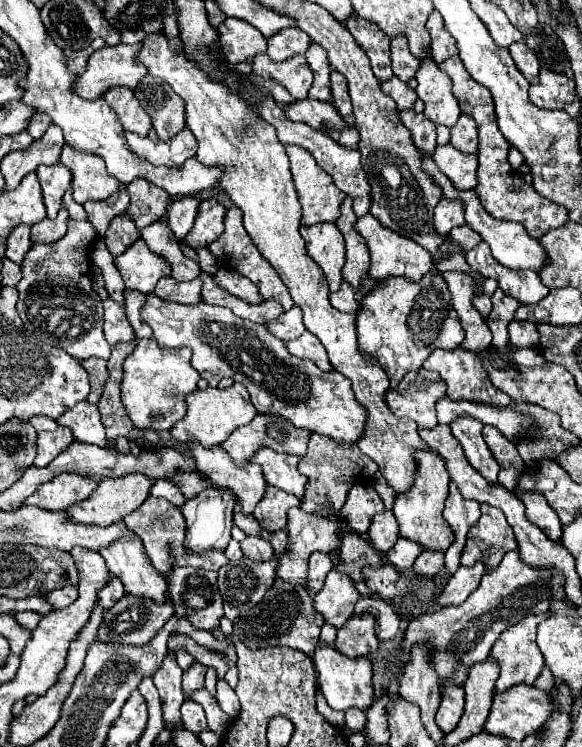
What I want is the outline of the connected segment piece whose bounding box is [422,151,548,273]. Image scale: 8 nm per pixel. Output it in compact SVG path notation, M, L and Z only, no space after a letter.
M422 151L422 159L424 159L424 171L428 171L428 173L434 177L434 181L442 187L444 197L448 197L448 199L462 199L462 201L464 201L464 207L466 207L466 223L490 245L492 255L494 255L494 259L496 259L498 263L506 265L508 269L532 269L532 271L536 271L536 273L544 267L548 255L546 255L542 243L540 243L538 239L530 237L528 231L522 227L522 223L518 223L518 221L502 221L502 219L490 217L490 215L484 211L484 207L480 205L478 197L476 197L472 191L458 191L458 189L454 189L452 183L438 171L436 163L432 161L432 157L426 155L424 151Z

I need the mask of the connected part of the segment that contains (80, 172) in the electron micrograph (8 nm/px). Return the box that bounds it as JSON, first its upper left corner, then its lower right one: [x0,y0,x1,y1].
[60,143,120,201]

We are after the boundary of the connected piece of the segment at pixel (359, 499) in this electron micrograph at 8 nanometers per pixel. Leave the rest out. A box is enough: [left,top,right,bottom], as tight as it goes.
[342,483,384,535]

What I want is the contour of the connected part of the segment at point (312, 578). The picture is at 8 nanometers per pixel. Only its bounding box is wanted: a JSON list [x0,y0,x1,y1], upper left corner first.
[308,551,332,591]

